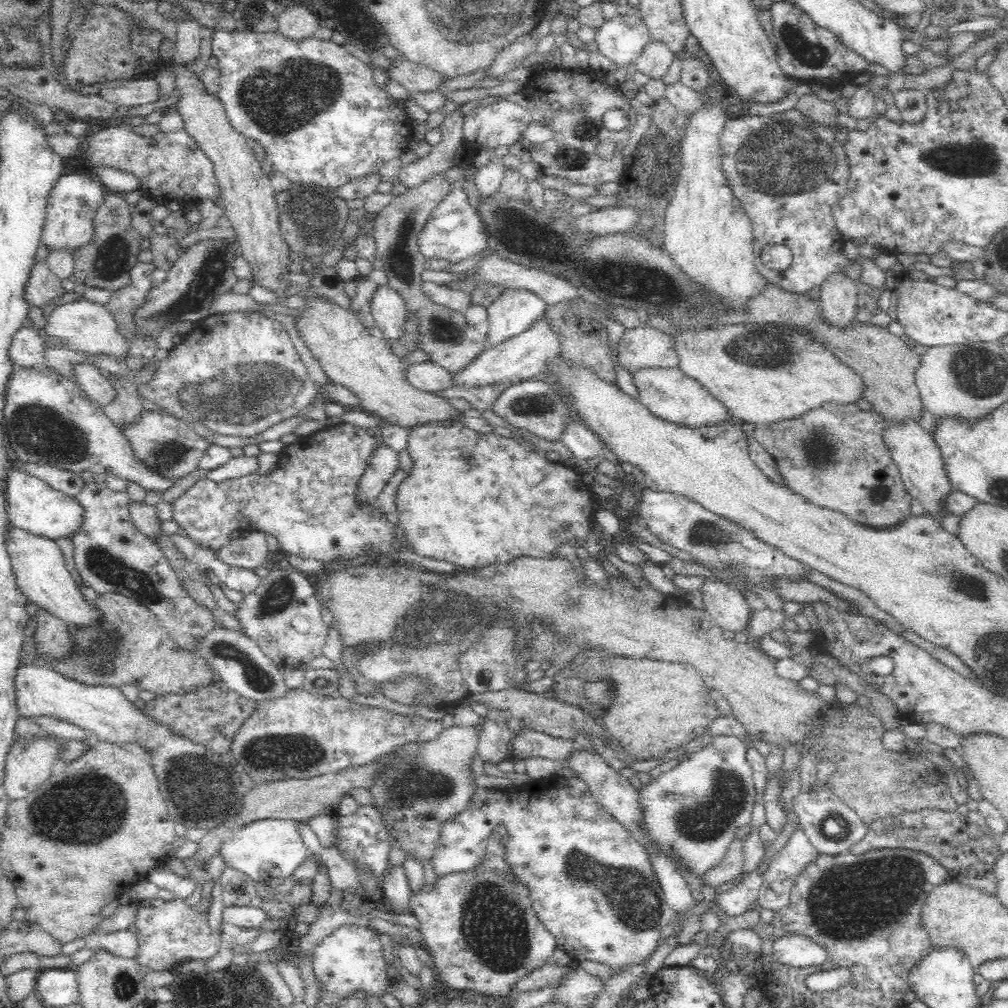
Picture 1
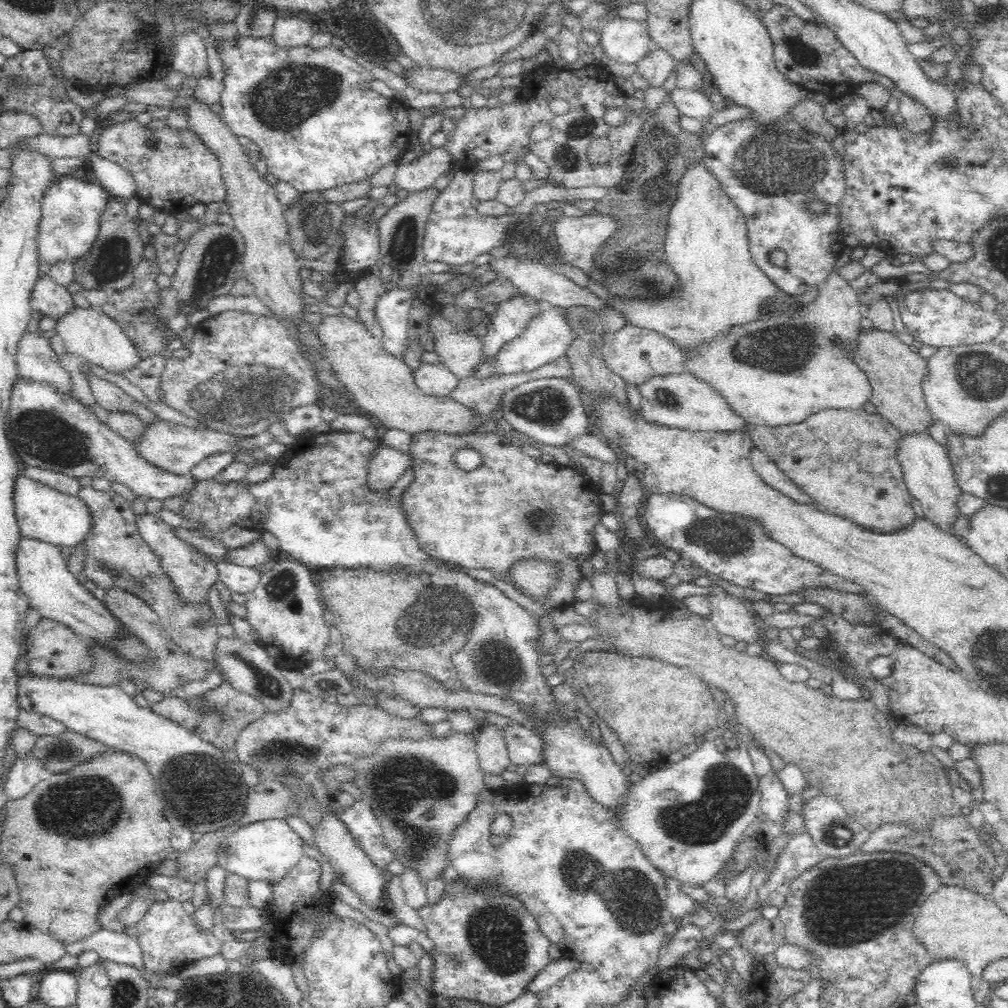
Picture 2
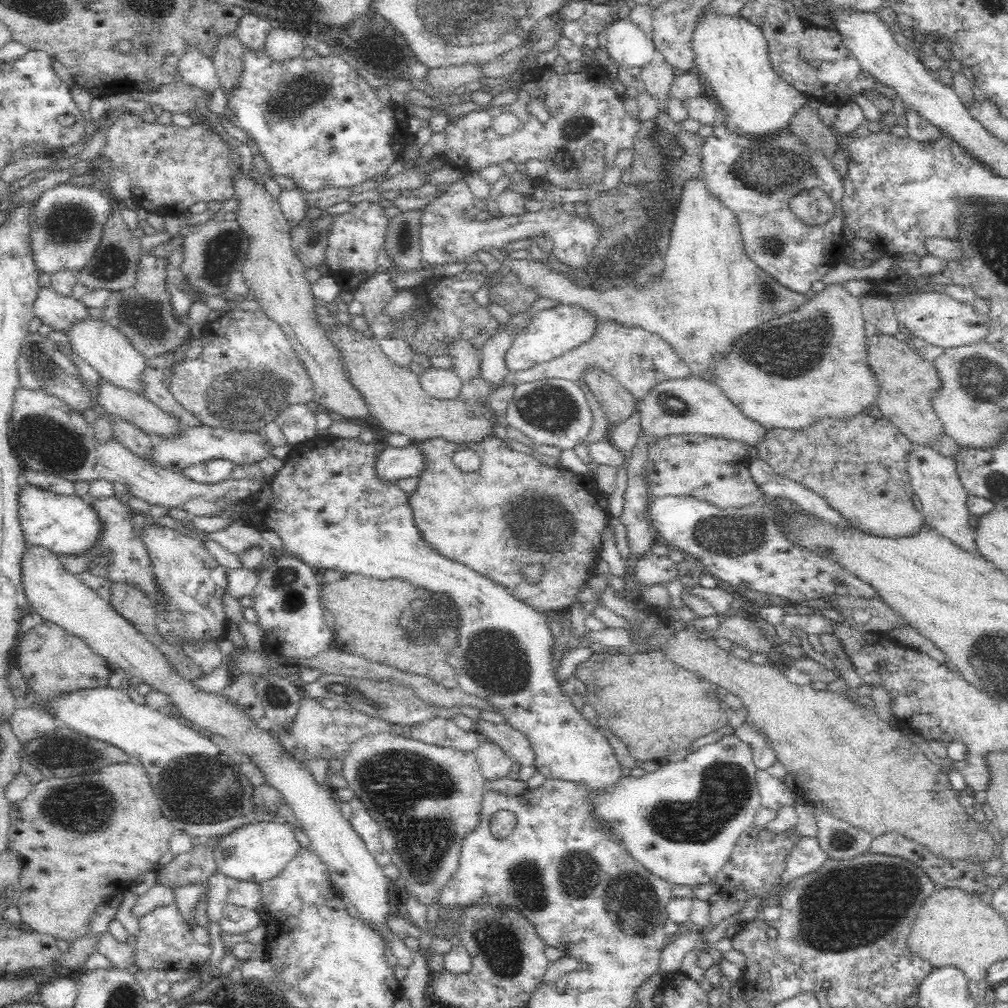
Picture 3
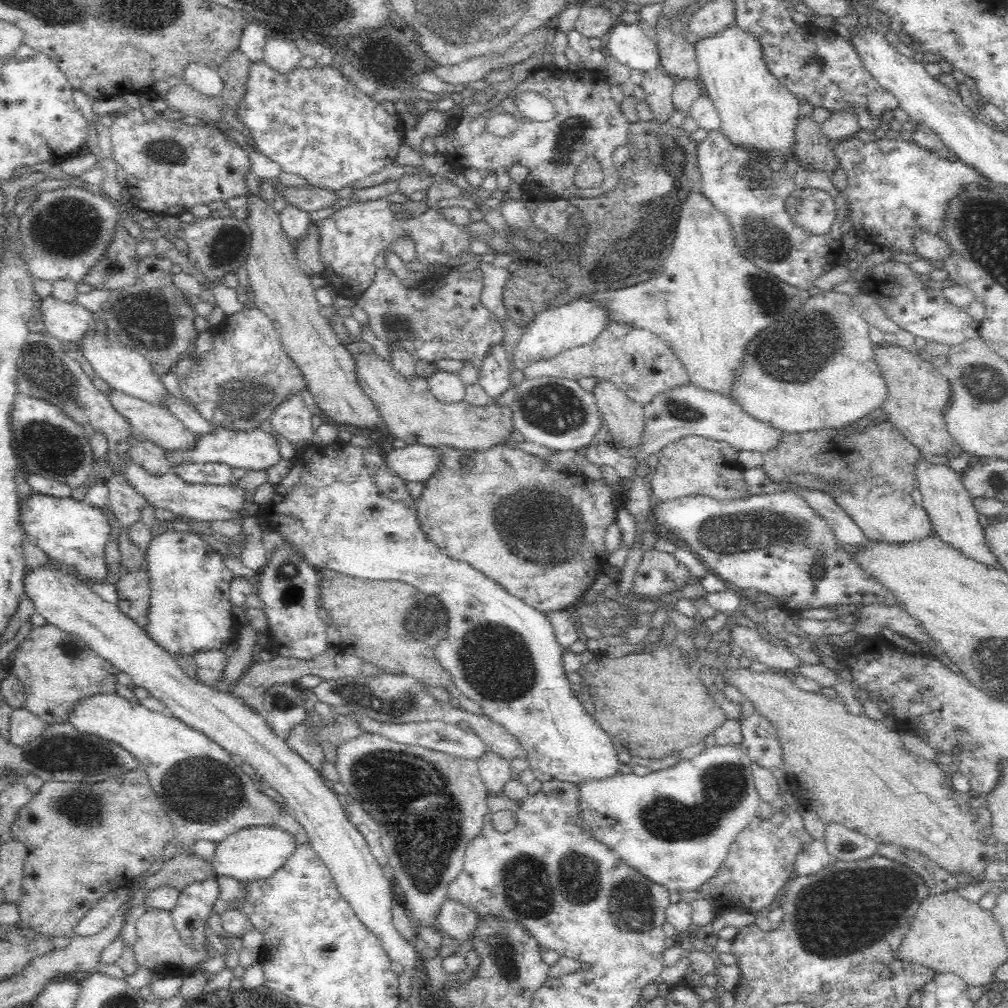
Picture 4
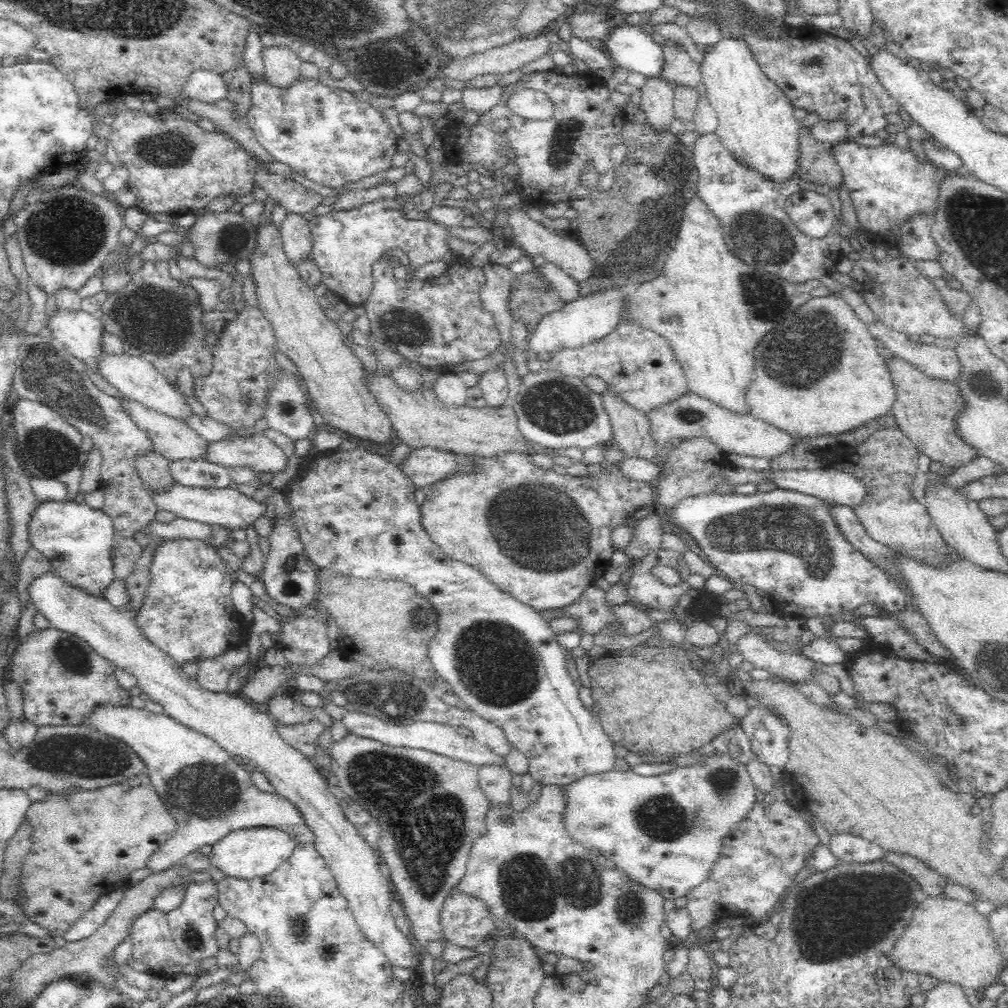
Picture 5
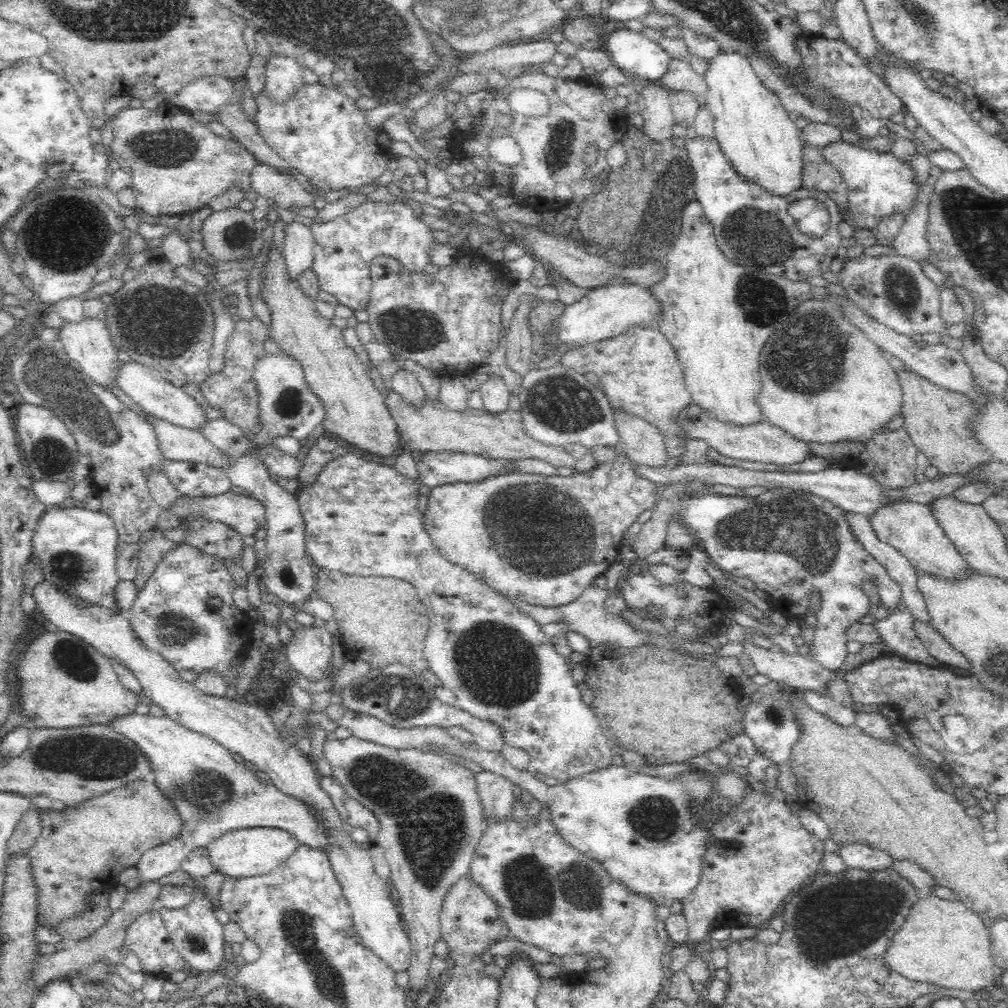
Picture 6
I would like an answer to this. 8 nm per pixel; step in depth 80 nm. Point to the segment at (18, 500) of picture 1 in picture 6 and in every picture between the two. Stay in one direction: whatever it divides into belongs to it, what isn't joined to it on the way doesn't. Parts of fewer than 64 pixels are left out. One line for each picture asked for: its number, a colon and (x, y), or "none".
2: (46, 515)
3: (65, 525)
4: (74, 535)
5: (77, 541)
6: (77, 547)

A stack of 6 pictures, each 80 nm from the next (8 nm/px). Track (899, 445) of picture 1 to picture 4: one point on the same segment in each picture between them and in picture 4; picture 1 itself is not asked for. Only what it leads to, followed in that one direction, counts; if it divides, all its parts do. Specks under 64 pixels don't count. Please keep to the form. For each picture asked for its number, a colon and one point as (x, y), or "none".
2: (928, 472)
3: (935, 480)
4: (953, 515)

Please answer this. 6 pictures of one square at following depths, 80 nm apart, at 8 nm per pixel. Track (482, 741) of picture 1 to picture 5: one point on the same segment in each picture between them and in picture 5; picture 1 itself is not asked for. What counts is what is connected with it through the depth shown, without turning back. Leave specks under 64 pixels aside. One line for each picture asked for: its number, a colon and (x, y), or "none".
2: (492, 754)
3: (493, 763)
4: (495, 772)
5: (495, 783)

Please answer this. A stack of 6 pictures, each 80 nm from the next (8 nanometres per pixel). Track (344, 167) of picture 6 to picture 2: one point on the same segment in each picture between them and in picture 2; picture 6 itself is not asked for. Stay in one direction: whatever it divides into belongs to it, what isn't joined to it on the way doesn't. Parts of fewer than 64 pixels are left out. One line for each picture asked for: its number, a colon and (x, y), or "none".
2: (318, 123)
3: (315, 120)
4: (313, 123)
5: (328, 135)

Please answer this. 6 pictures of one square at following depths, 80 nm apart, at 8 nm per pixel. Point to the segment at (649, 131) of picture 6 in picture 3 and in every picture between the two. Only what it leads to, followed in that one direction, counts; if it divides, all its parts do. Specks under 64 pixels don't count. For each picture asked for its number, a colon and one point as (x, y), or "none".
3: (657, 77)
4: (658, 87)
5: (656, 101)

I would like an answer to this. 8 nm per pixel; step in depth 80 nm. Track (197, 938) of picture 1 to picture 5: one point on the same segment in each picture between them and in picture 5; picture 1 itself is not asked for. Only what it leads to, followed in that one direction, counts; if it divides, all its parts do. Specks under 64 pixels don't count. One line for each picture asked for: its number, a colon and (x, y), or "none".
2: (168, 937)
3: (163, 942)
4: (157, 947)
5: (152, 944)

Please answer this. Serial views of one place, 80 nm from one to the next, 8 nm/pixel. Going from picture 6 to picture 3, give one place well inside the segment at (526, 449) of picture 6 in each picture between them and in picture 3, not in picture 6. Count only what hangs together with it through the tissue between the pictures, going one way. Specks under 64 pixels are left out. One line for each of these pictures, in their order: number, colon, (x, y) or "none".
3: (396, 398)
4: (412, 413)
5: (421, 420)

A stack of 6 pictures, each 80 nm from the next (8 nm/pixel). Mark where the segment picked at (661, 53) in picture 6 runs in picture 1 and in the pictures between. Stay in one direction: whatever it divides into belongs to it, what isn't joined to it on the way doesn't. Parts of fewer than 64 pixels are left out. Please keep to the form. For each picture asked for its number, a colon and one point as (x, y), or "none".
1: (622, 39)
2: (625, 41)
3: (628, 45)
4: (628, 43)
5: (629, 47)

